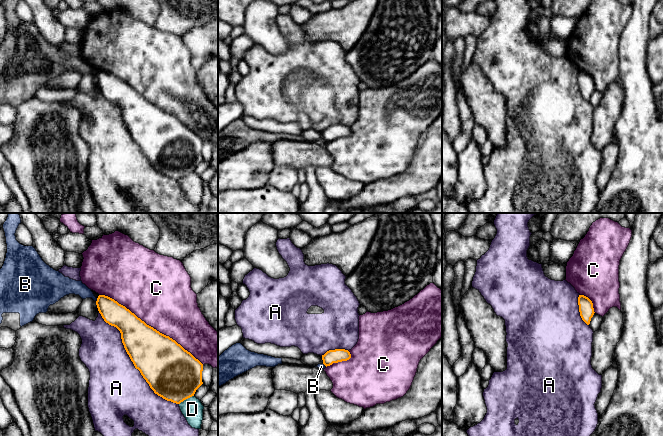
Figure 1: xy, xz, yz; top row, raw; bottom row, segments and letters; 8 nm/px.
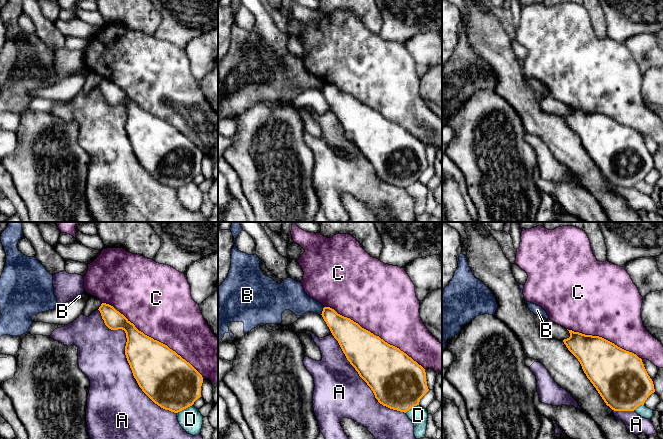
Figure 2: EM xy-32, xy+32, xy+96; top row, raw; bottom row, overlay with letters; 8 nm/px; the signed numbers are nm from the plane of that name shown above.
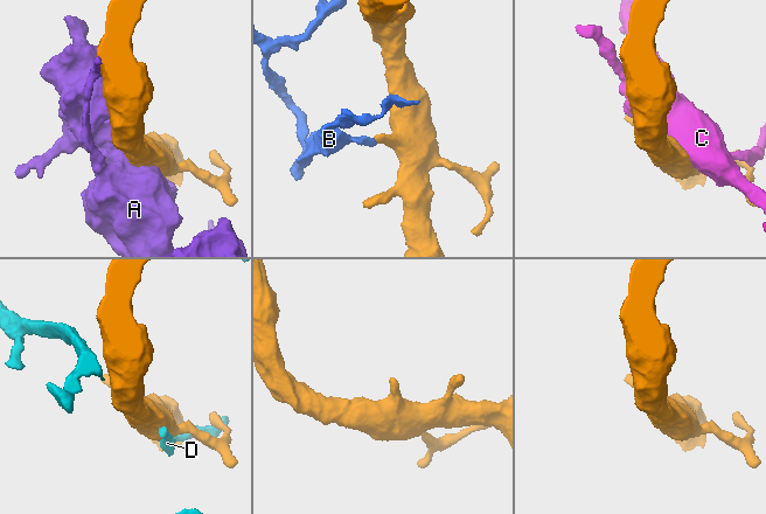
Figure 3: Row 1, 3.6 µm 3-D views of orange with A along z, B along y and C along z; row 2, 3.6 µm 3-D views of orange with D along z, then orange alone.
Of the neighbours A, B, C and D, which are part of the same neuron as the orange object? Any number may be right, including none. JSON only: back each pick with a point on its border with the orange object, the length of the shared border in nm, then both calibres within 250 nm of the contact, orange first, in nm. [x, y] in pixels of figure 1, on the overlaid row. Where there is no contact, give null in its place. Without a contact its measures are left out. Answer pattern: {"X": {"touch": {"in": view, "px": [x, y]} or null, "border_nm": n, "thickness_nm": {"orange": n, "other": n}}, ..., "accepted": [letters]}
{"accepted": []}

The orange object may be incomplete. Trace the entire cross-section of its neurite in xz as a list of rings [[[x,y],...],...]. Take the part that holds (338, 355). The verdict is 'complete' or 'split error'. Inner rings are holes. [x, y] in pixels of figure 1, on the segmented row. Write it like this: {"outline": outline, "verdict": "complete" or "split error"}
{"outline": [[[345,349],[329,350],[324,355],[322,355],[323,364],[326,367],[332,365],[333,363],[347,361],[350,358],[350,352]]], "verdict": "complete"}

